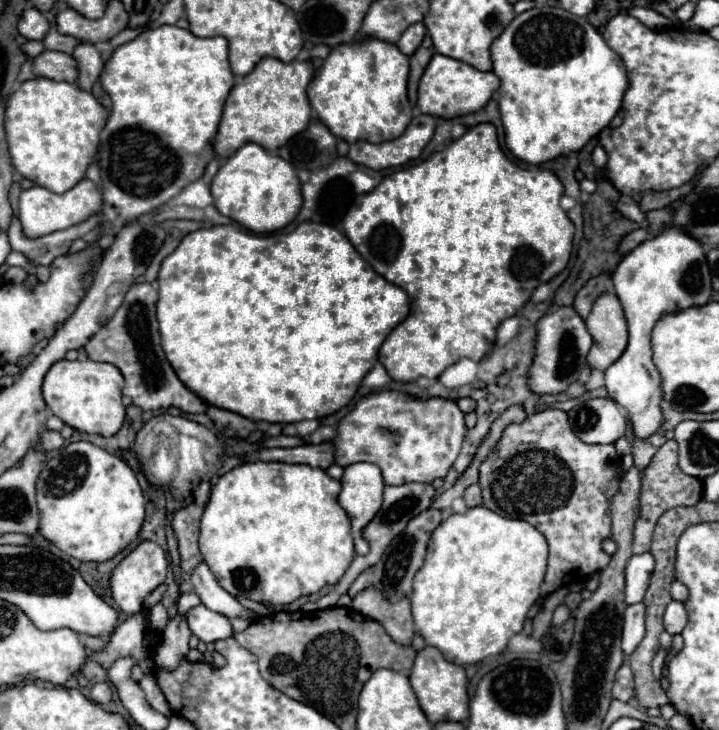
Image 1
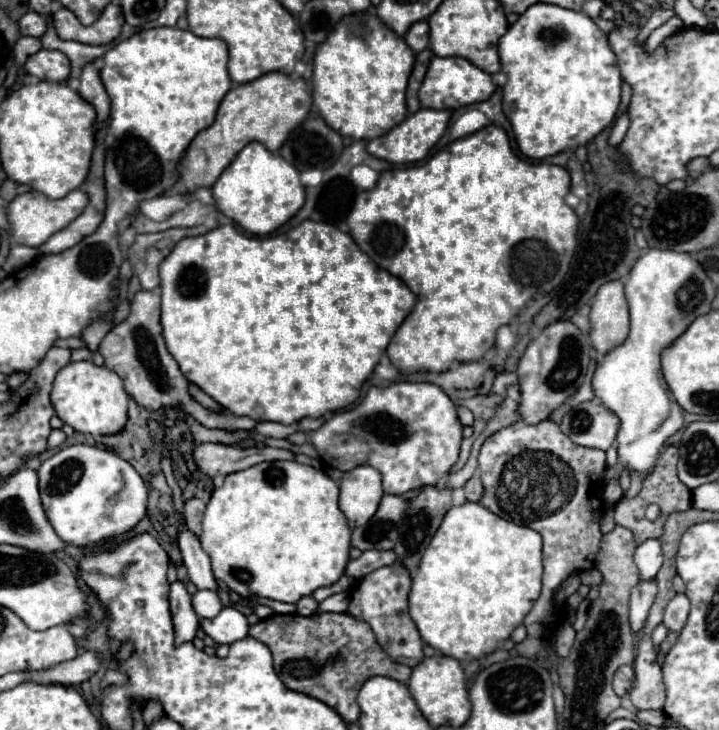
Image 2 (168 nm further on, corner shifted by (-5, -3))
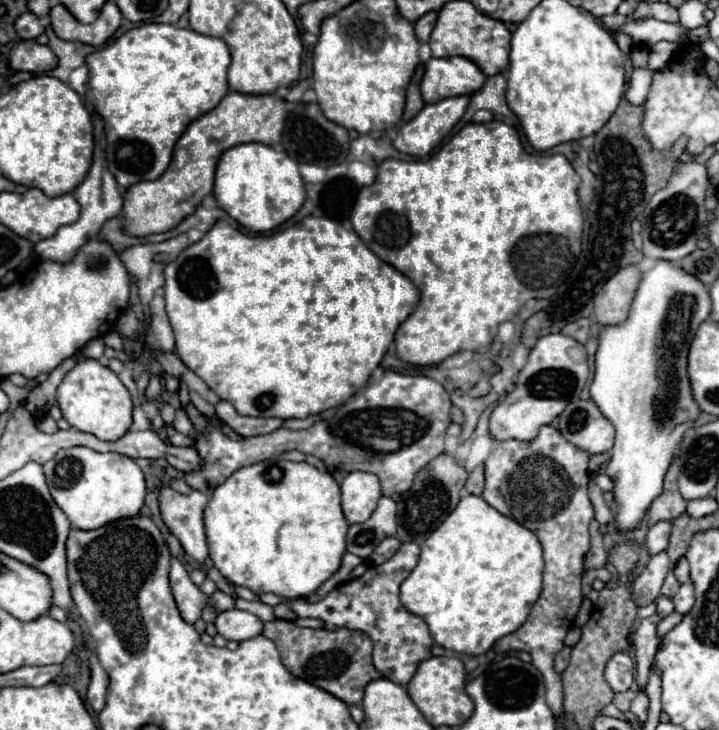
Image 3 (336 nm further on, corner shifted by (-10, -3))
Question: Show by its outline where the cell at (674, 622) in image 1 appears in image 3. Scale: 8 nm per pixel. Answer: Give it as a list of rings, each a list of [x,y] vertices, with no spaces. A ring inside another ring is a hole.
[[[689,581],[689,583],[683,583],[677,591],[677,595],[673,597],[673,603],[675,603],[675,611],[679,611],[681,615],[685,615],[693,603],[695,603],[695,585]]]

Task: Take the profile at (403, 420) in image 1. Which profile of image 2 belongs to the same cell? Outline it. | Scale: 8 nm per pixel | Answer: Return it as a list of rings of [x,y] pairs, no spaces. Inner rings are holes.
[[[392,383],[388,387],[370,387],[360,405],[336,413],[318,431],[310,433],[310,441],[330,467],[350,471],[358,465],[372,465],[382,473],[384,493],[404,495],[418,487],[436,485],[452,469],[460,453],[462,423],[456,415],[456,405],[440,387],[432,383]]]

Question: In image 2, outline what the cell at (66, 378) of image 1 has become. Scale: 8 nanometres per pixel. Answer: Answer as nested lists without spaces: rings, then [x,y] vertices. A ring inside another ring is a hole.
[[[92,361],[68,363],[62,371],[58,371],[50,391],[50,401],[56,409],[56,415],[80,433],[114,435],[120,433],[128,421],[128,395],[122,379],[108,367],[98,367]]]

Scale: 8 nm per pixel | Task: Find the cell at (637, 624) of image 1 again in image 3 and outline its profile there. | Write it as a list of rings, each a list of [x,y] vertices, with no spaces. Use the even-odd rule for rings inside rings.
[[[661,551],[659,555],[653,555],[649,565],[643,569],[643,573],[637,577],[633,587],[633,601],[643,607],[655,601],[661,593],[661,585],[665,581],[665,575],[669,571],[669,555],[667,551]]]

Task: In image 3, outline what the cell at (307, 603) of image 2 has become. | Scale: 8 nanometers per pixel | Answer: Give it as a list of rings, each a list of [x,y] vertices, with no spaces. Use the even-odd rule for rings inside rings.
[[[401,543],[397,553],[387,559],[381,565],[369,565],[369,569],[347,583],[337,585],[331,589],[323,599],[319,601],[307,601],[305,597],[299,599],[283,599],[279,595],[263,593],[259,595],[259,601],[277,607],[281,603],[287,603],[297,617],[313,617],[323,621],[323,629],[351,629],[361,631],[373,639],[373,663],[375,669],[389,681],[405,687],[411,677],[417,671],[417,665],[431,657],[433,639],[429,635],[429,629],[423,619],[409,613],[403,603],[399,601],[399,585],[407,579],[407,575],[413,571],[413,567],[419,561],[419,545],[417,543]]]

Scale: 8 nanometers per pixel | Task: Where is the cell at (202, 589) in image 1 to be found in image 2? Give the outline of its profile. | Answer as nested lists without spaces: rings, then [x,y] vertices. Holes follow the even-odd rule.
[[[182,531],[178,535],[178,547],[182,551],[184,565],[188,569],[190,581],[198,589],[218,591],[218,583],[216,583],[216,577],[214,577],[212,567],[210,567],[210,557],[202,551],[200,541],[196,539],[196,535],[190,533],[190,531]]]

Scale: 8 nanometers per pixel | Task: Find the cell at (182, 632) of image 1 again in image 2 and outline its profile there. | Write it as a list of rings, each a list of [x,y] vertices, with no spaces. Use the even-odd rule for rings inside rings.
[[[184,583],[170,585],[170,611],[176,631],[176,643],[190,643],[198,631],[198,615],[190,603],[190,595]]]

